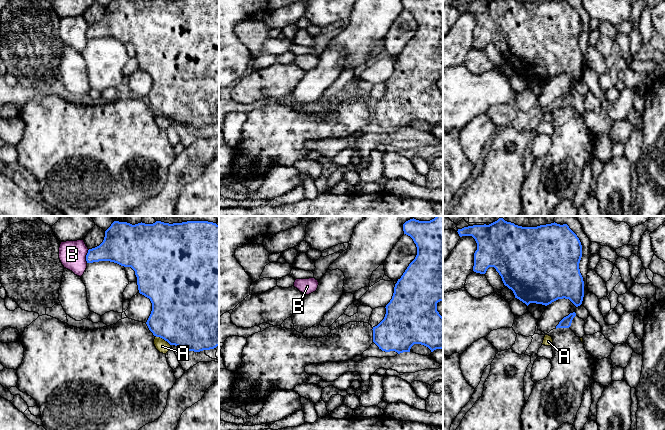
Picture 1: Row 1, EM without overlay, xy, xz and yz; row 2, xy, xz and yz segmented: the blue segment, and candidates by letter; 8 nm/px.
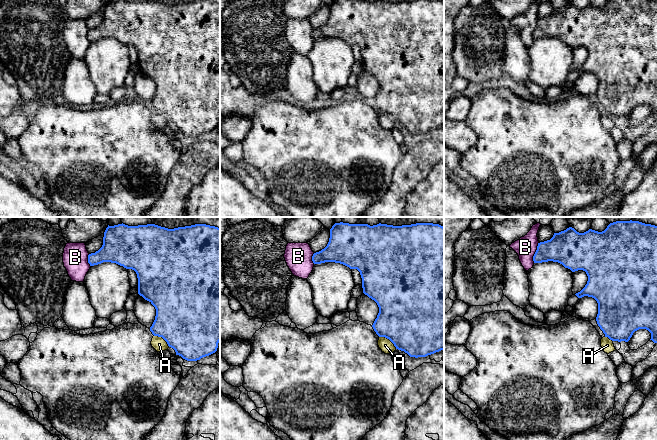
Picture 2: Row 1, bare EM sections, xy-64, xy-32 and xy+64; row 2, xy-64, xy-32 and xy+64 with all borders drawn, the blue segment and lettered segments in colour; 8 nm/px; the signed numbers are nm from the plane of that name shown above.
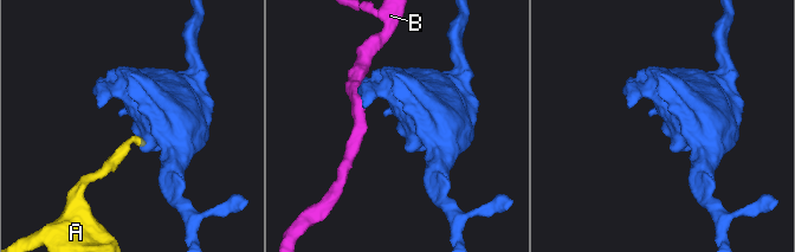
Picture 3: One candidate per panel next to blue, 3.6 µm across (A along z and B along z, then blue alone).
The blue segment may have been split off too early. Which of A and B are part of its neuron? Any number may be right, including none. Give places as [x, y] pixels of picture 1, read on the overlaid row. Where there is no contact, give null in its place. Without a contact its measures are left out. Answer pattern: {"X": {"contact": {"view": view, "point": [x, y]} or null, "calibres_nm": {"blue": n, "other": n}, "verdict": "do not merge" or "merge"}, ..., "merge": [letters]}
{"A": {"contact": {"view": "xy", "point": [163, 338]}, "calibres_nm": {"blue": 500, "other": 100}, "verdict": "do not merge"}, "B": {"contact": {"view": "xy", "point": [86, 256]}, "calibres_nm": {"blue": 220, "other": 220}, "verdict": "do not merge"}, "merge": []}

